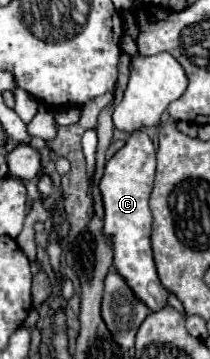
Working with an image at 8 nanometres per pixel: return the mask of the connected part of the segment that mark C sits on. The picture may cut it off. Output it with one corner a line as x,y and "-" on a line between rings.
134,131
128,139
128,143
106,163
106,171
104,177
100,181
100,191
102,191
102,199
104,199
104,233
114,237
114,267
116,271
120,271
120,275
124,275
124,279
128,279
128,285
132,287
132,291
136,291
136,295
140,295
140,299
144,299
144,303
148,305
150,311
158,311
166,305
166,297
168,291
162,287
156,267
154,267
154,257
152,257
152,247
150,247
150,233
152,233
152,213
148,207
148,197
152,193
154,187
154,169
156,169
156,149
152,145
152,141
148,139
146,133
142,131

